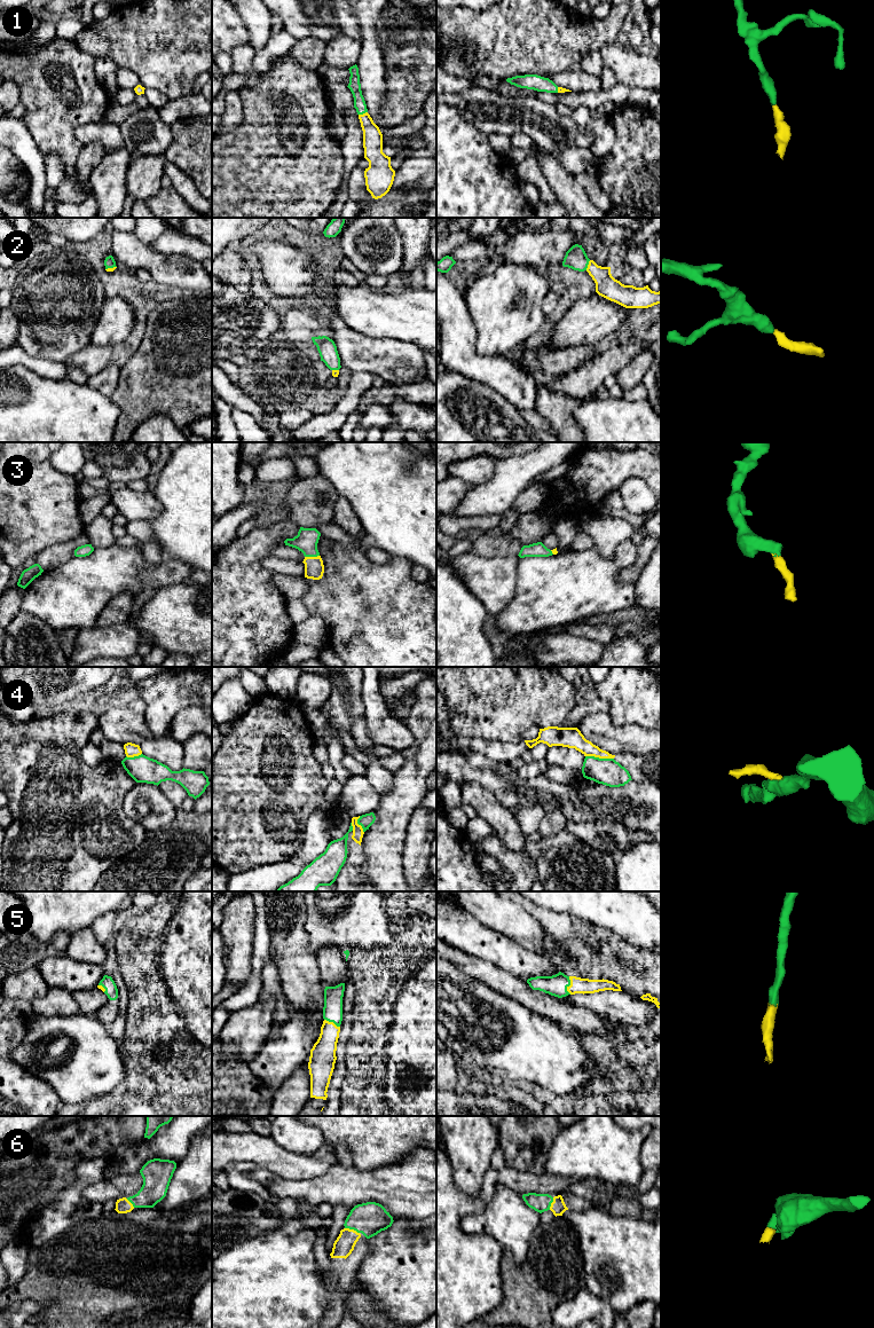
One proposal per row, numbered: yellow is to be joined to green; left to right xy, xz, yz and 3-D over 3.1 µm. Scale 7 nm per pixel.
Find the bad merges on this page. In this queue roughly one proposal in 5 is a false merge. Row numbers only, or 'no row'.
4

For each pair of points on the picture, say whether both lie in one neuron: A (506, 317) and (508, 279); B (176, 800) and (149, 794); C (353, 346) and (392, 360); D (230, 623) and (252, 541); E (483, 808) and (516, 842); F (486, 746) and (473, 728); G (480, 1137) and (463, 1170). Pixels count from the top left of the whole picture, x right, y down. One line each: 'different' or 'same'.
A: same
B: different
C: same
D: same
E: same
F: different
G: same

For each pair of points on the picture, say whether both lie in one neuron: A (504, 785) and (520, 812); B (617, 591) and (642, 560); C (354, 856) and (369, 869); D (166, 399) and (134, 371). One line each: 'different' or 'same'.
A: different
B: different
C: different
D: same

